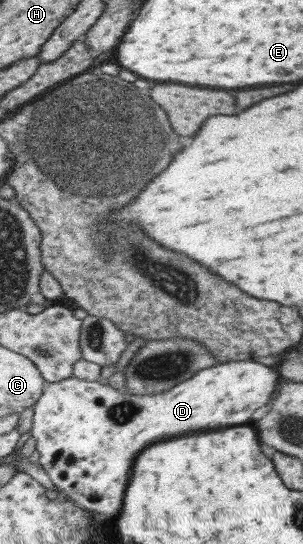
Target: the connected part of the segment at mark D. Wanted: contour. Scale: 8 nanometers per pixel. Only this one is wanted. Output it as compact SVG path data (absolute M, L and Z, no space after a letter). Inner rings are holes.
M237 360L200 370L193 378L169 391L148 395L129 393L125 388L112 388L79 377L47 383L41 398L33 406L31 435L40 454L39 464L52 484L65 491L73 501L100 518L115 521L123 510L135 460L145 448L199 430L245 425L253 418L255 410L273 402L283 378L277 366L266 366L254 360Z

